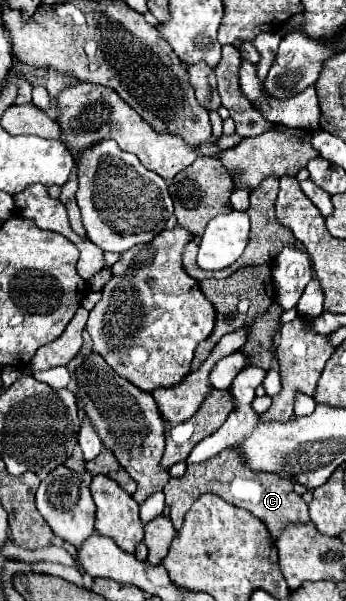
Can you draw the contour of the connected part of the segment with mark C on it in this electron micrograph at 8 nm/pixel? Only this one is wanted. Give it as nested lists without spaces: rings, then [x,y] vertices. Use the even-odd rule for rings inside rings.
[[[236,449],[222,451],[220,455],[208,459],[208,463],[188,465],[182,477],[172,477],[168,481],[168,485],[164,487],[164,495],[176,531],[184,525],[184,515],[202,493],[216,493],[230,505],[250,511],[254,517],[266,523],[266,529],[274,541],[288,523],[310,523],[308,505],[300,495],[292,491],[292,481],[276,473],[254,473],[248,465],[244,465],[244,457]]]

